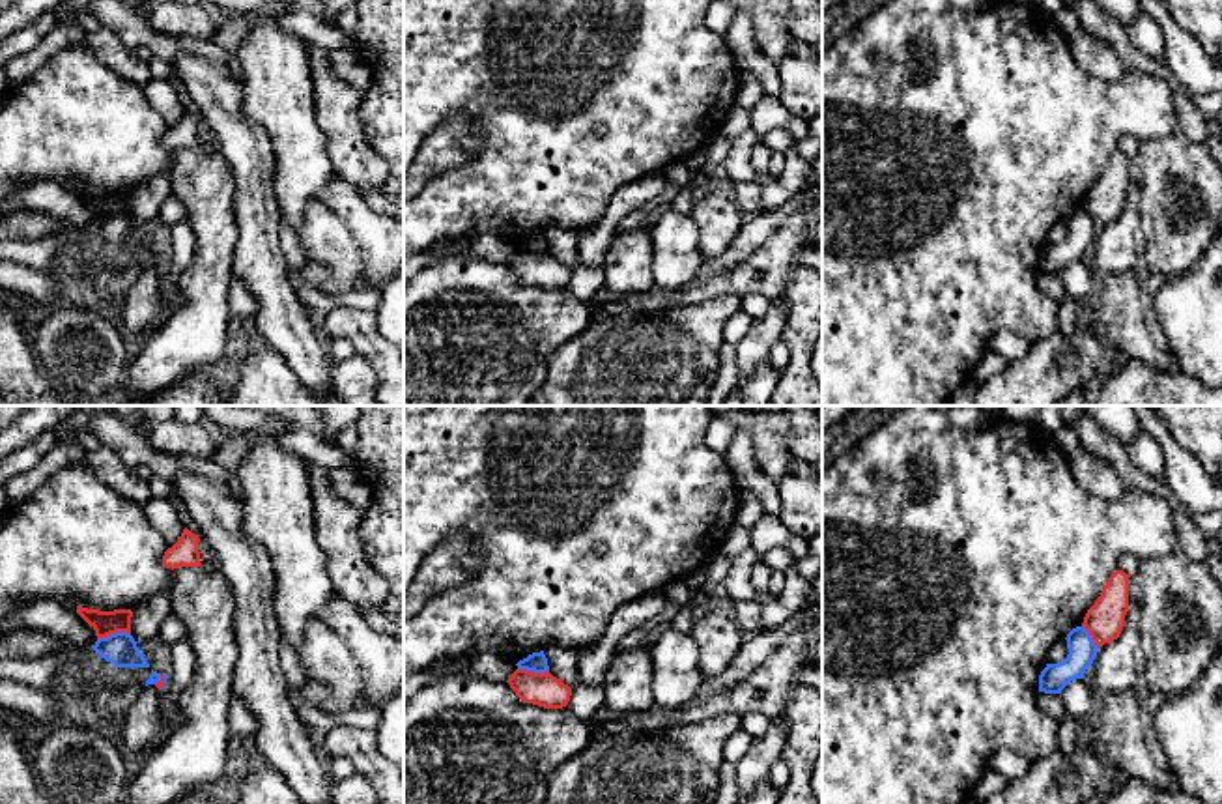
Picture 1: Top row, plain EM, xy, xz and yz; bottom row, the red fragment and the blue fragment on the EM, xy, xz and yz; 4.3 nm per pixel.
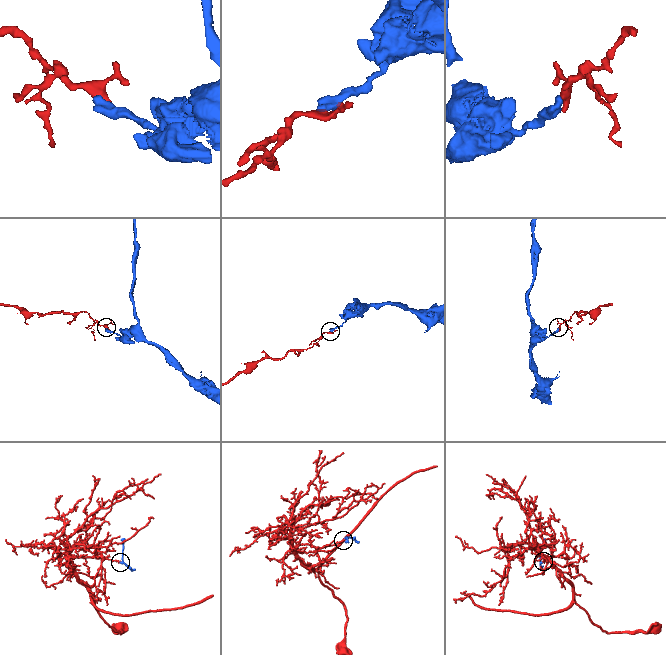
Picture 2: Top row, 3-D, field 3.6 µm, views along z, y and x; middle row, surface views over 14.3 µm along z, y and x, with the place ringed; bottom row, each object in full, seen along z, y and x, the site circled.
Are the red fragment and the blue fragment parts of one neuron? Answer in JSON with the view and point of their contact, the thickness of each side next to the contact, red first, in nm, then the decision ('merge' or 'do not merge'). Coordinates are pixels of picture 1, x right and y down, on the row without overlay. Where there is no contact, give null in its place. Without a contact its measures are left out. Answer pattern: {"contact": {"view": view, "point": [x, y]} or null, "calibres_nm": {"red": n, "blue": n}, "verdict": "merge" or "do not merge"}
{"contact": {"view": "xy", "point": [113, 214]}, "calibres_nm": {"red": 110, "blue": 140}, "verdict": "do not merge"}

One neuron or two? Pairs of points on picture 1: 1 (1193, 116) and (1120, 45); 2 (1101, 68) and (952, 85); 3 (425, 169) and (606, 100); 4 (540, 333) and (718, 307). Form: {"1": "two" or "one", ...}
{"1": "one", "2": "two", "3": "two", "4": "two"}

